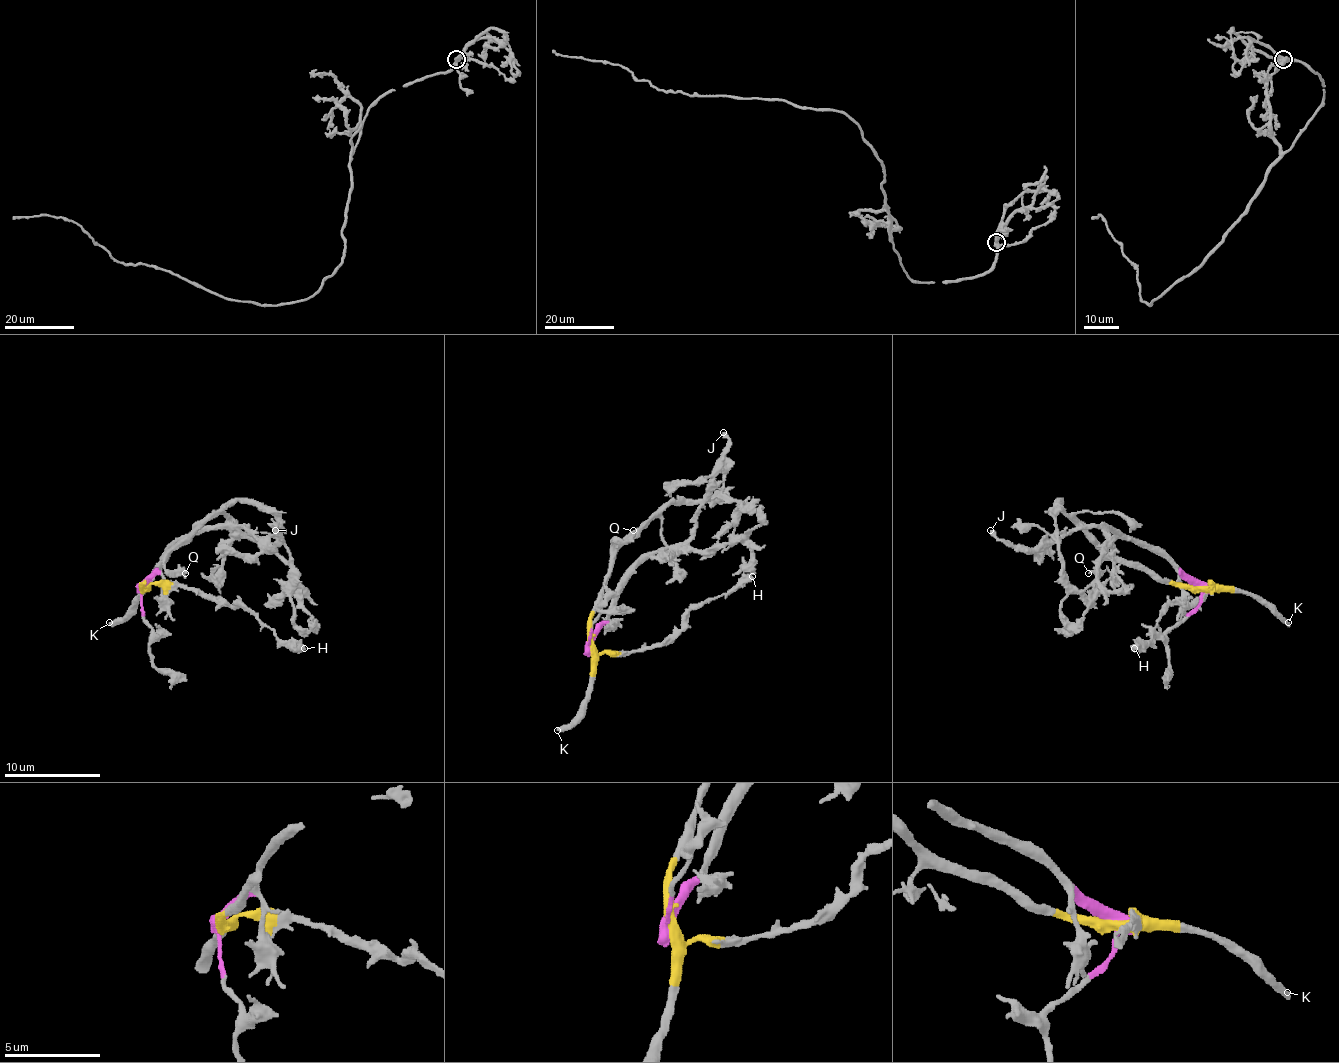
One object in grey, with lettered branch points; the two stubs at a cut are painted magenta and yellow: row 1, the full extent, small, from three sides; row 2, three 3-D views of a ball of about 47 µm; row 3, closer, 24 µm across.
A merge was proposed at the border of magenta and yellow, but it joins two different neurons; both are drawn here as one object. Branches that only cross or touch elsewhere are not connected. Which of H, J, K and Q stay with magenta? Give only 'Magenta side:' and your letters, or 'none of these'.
Magenta side: J

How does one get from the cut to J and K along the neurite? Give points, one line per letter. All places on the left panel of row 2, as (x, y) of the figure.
J: (142, 588), (176, 544), (210, 527), (246, 527), (266, 547), (280, 537), (275, 530)
K: (142, 588), (142, 593), (120, 619), (108, 622)

